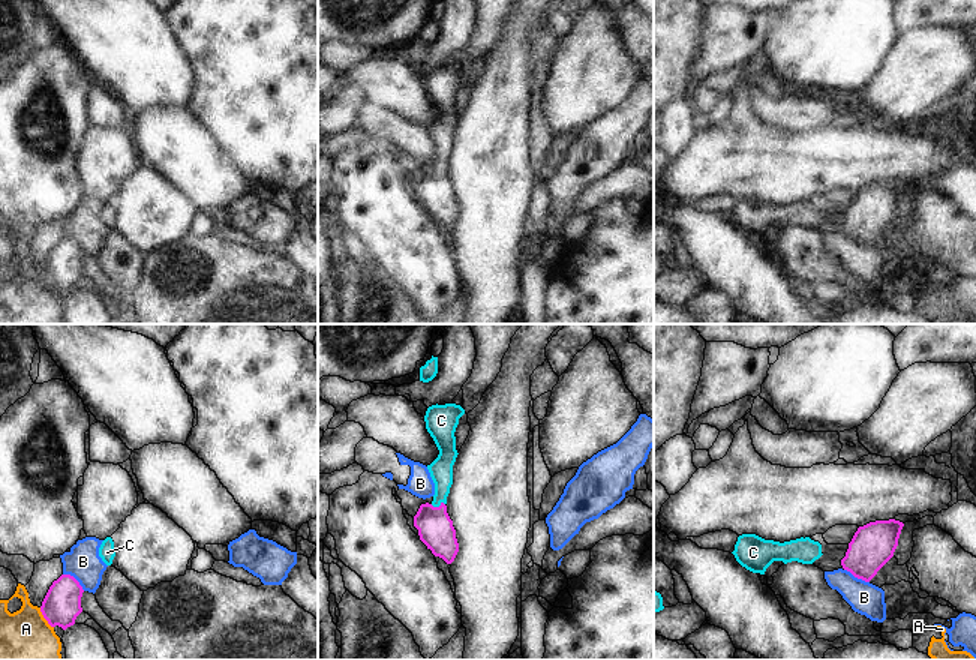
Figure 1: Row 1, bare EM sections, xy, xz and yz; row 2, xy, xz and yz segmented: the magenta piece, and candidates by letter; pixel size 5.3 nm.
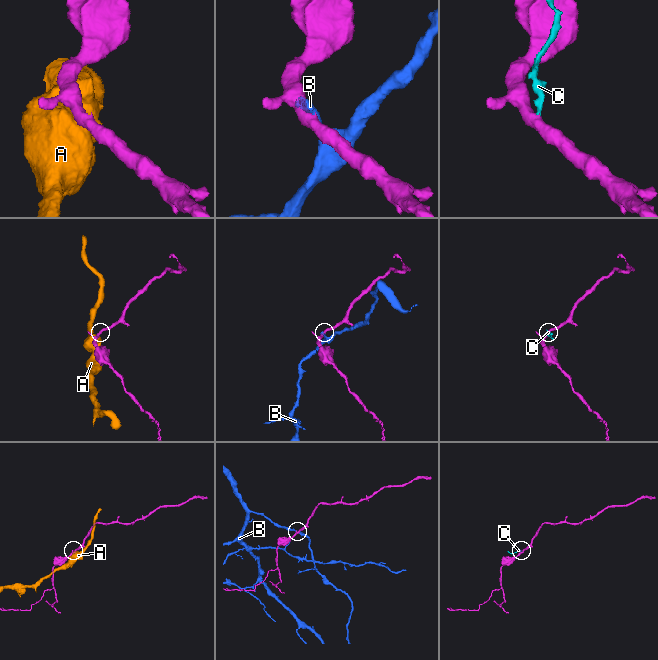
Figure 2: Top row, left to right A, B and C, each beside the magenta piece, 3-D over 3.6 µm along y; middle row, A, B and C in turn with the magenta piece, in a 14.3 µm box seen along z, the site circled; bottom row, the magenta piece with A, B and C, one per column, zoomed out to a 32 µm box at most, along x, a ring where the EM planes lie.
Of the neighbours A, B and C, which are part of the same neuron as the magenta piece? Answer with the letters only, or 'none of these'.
C

